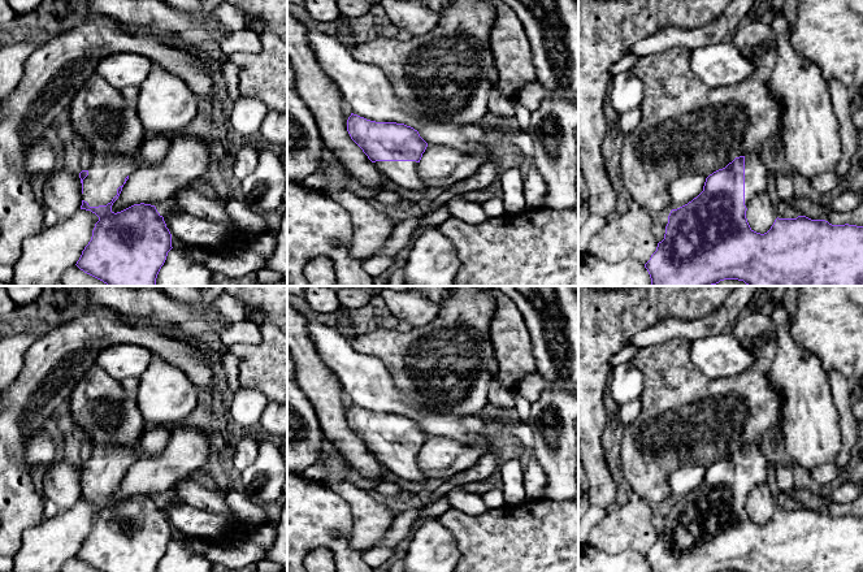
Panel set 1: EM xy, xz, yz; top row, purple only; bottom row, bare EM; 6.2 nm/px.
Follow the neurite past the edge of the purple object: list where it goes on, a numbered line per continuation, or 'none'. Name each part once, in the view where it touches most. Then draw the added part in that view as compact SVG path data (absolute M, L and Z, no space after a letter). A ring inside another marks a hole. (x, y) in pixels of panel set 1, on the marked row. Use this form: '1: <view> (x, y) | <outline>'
1: xy (107, 173) | M96 153L91 166L87 169L88 176L83 179L82 200L90 207L107 205L117 195L117 188L123 185L125 178L130 176L140 164L139 156L121 156L113 153Z

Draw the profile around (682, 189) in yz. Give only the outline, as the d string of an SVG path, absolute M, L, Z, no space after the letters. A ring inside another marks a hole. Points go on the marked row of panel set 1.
M684 173L673 178L668 185L671 209L677 209L697 198L703 191L706 178L702 173Z

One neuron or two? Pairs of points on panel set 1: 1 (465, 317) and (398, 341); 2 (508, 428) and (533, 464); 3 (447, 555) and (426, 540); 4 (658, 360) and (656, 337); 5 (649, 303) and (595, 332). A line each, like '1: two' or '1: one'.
1: one
2: one
3: one
4: two
5: one

